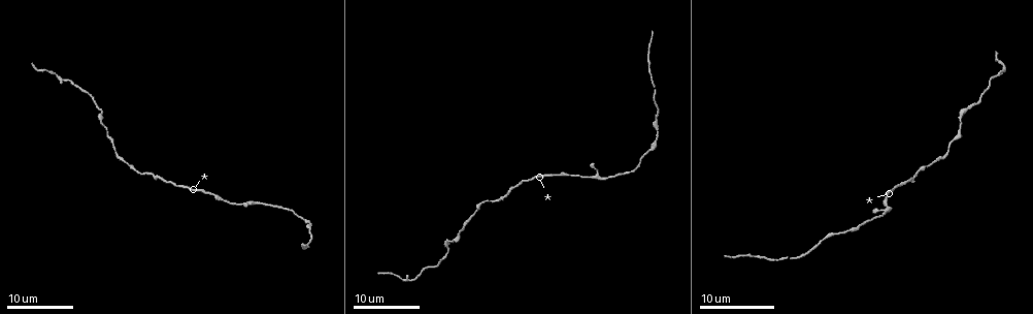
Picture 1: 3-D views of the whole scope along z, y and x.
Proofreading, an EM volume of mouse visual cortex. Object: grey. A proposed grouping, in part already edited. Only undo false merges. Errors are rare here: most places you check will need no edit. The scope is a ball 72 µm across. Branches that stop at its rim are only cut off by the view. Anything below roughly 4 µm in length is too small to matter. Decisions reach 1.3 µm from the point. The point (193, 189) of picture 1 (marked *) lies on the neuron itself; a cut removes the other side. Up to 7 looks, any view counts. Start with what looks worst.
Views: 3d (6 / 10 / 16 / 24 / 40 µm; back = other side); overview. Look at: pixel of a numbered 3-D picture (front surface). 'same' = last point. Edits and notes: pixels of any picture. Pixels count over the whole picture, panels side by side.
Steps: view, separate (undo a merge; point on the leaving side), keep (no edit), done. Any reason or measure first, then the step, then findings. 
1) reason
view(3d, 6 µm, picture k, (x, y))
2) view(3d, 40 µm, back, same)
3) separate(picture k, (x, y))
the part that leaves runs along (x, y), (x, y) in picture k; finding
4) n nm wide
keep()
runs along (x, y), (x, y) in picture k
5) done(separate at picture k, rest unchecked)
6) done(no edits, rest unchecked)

thin neck
view(3d, 24 µm, picture 1, (791, 257))

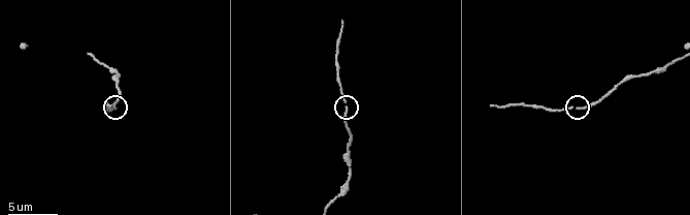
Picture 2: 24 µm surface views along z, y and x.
view(3d, 10 µm, picture 2, (345, 106))

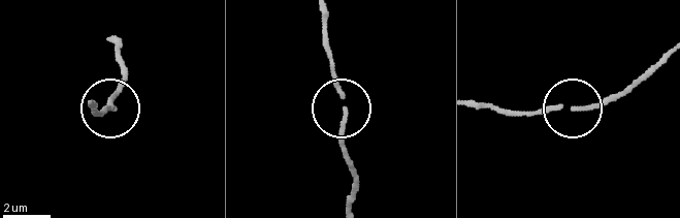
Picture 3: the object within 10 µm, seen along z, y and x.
view(3d, 6 µm, picture 3, (345, 110))

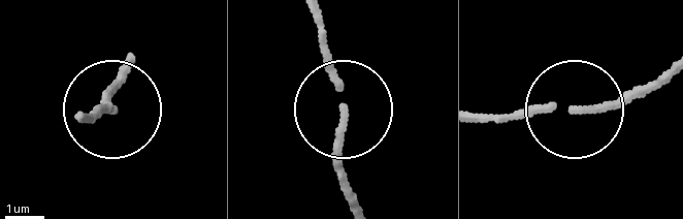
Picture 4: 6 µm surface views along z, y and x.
keep()
runs along (671, 63), (631, 93), (582, 108), (477, 119) in picture 4; continuous, no second neuron

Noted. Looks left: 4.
calibre changes
view(3d, 24 µm, picture 1, (262, 202))

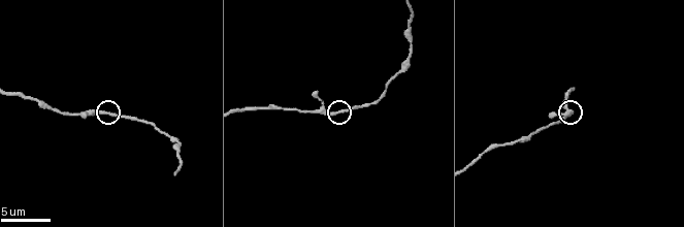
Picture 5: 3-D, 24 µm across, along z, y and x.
view(3d, 6 µm, picture 5, (109, 112))

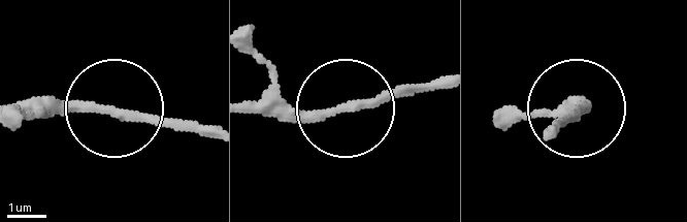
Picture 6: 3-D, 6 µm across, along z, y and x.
keep()
runs along (247, 107), (355, 107), (444, 88) in picture 6; one neuron here

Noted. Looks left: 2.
sudden change in width
view(3d, 24 µm, picture 1, (448, 241))

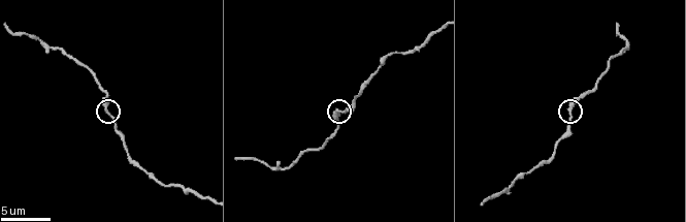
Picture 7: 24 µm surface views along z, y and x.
zoom in
view(3d, 6 µm, picture 7, (109, 114))

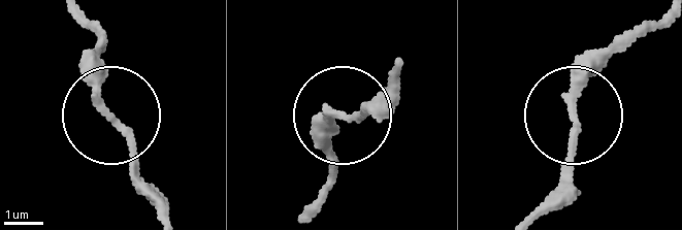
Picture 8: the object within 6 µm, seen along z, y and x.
200 nm wide
keep()
continuous, no second neuron

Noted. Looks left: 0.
done(no edits, rest unchecked)

